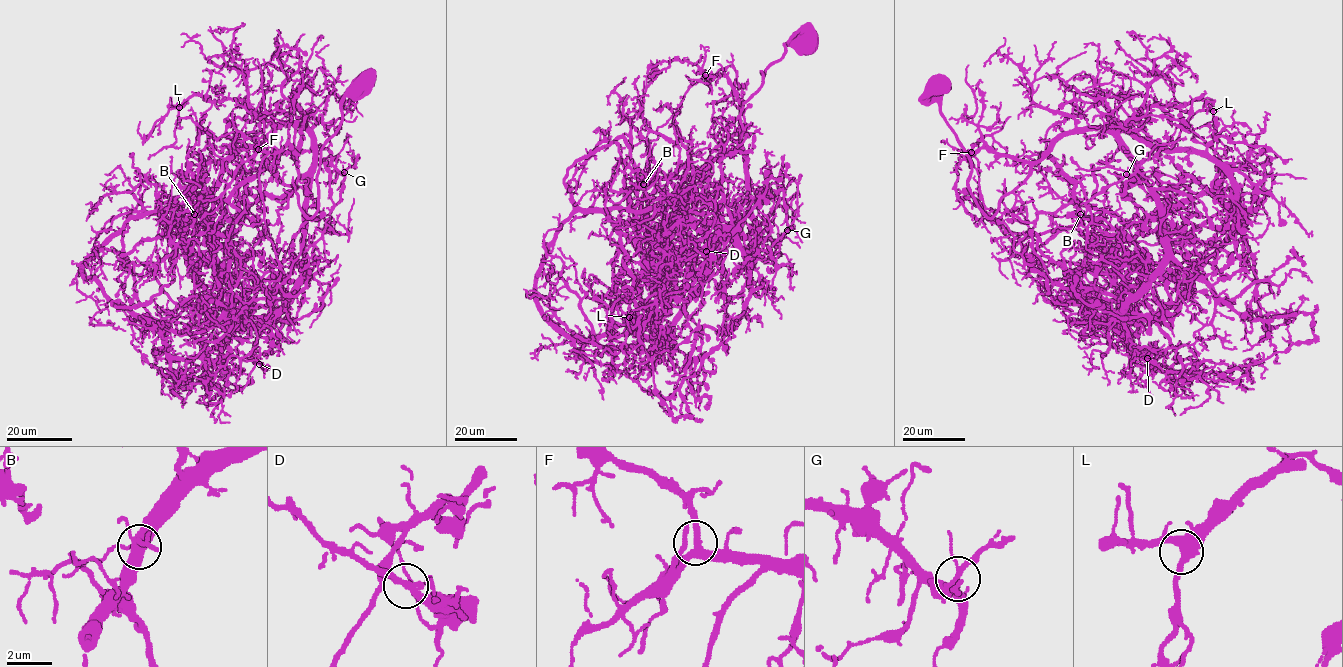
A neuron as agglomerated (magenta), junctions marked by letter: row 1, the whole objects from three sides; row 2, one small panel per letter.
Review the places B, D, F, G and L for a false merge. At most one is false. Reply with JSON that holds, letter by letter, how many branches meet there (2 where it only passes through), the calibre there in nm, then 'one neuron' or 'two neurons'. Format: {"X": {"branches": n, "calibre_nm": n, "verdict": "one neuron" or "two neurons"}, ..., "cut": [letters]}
{"B": {"branches": 5, "calibre_nm": 420, "verdict": "one neuron"}, "D": {"branches": 4, "calibre_nm": 240, "verdict": "two neurons"}, "F": {"branches": 3, "calibre_nm": 320, "verdict": "one neuron"}, "G": {"branches": 5, "calibre_nm": 340, "verdict": "one neuron"}, "L": {"branches": 4, "calibre_nm": 420, "verdict": "one neuron"}, "cut": ["D"]}

